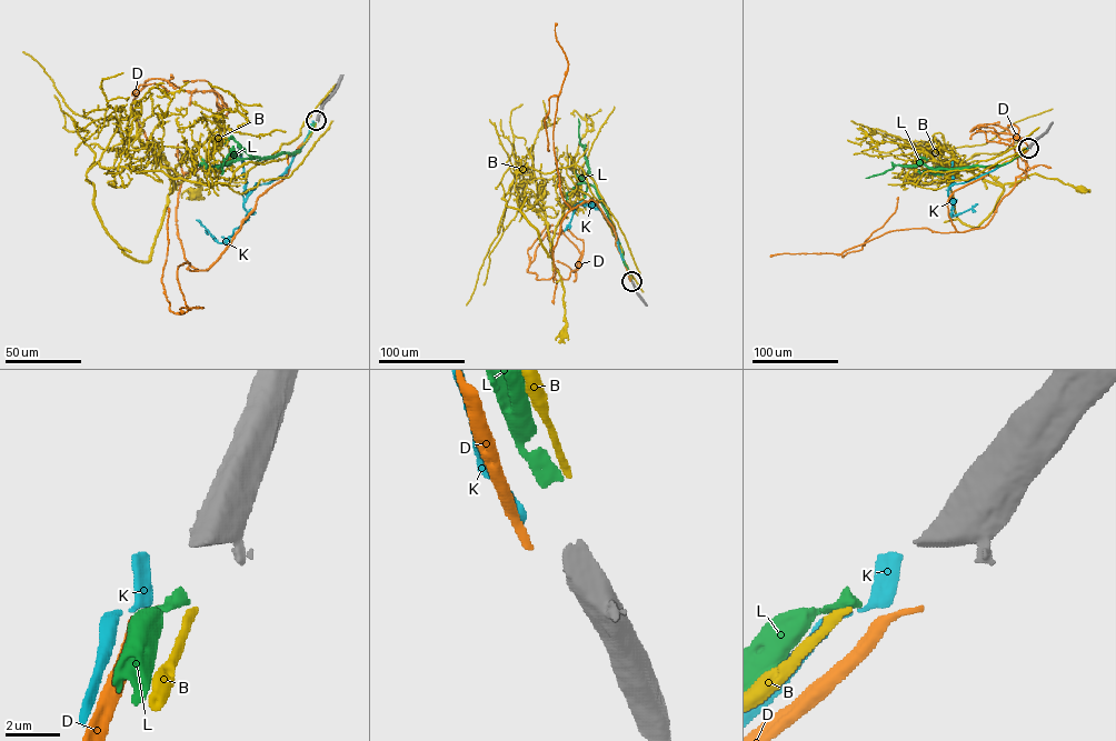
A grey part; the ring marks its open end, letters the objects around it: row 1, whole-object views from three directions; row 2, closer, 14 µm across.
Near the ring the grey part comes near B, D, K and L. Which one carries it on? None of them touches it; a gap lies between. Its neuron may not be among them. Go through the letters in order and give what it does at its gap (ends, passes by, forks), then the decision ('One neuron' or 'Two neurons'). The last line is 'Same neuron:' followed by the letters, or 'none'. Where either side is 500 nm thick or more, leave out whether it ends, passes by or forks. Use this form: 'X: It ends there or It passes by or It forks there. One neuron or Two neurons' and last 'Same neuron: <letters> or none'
B: Two neurons
D: Two neurons
K: Two neurons
L: Two neurons
Same neuron: none

